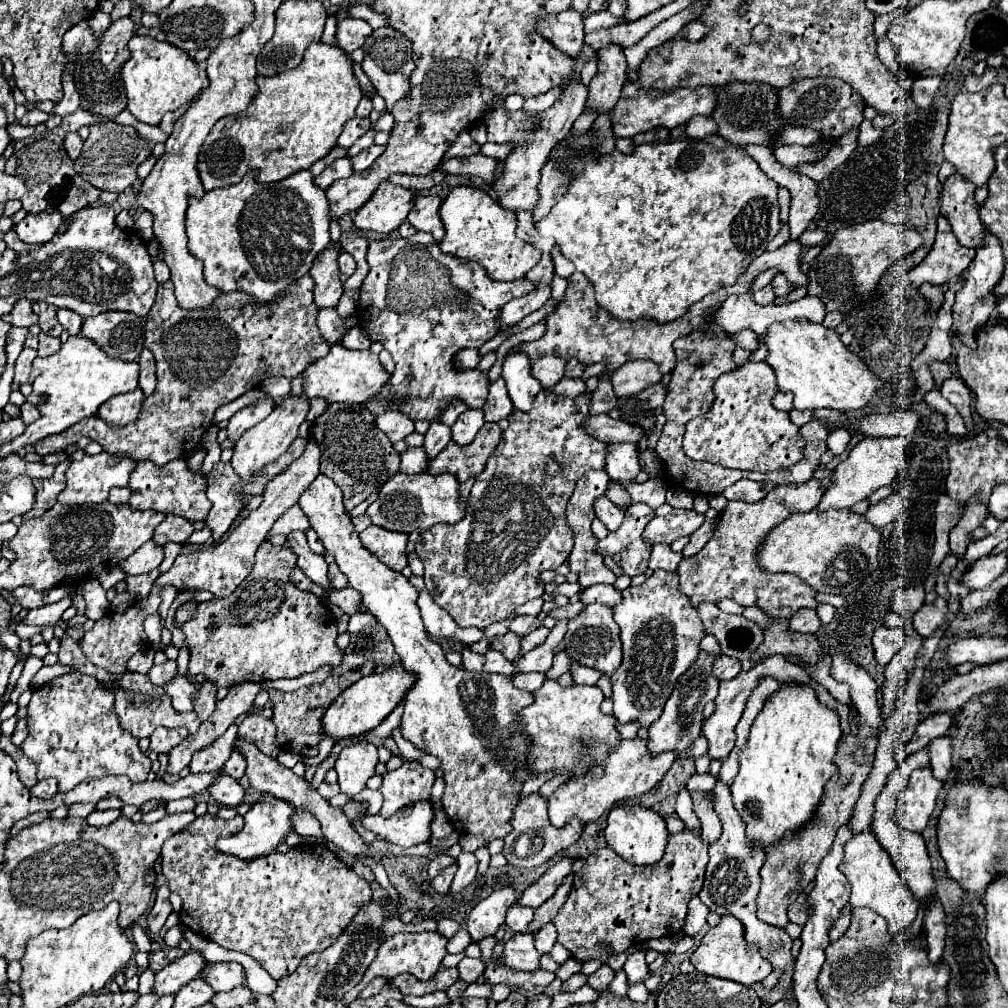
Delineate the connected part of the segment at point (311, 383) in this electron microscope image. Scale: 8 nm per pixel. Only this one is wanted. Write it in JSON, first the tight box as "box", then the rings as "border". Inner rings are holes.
{"box":[303,344,389,404],"border":[[[333,344],[325,358],[311,362],[303,372],[303,392],[309,398],[327,398],[329,402],[349,402],[359,404],[373,396],[377,396],[381,384],[389,378],[389,374],[381,368],[377,354],[369,350],[347,350],[341,344]]]}

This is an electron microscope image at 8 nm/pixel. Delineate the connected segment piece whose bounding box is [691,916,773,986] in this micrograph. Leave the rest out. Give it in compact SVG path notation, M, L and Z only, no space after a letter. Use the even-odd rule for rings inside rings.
M723 916L721 922L703 936L699 948L691 954L691 964L701 974L735 980L745 986L765 980L773 970L773 966L757 950L747 950L747 944L743 938L743 926L733 916Z

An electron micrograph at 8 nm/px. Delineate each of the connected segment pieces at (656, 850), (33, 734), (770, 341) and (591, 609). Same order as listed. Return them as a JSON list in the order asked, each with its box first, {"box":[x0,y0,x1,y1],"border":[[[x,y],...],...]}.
[{"box":[605,806,669,866],"border":[[[617,806],[607,816],[605,840],[609,848],[613,848],[623,860],[635,866],[651,866],[663,858],[663,850],[669,840],[669,832],[667,832],[665,820],[657,816],[657,812],[649,808],[641,808],[641,806]]]},{"box":[21,672,151,792],"border":[[[79,672],[57,676],[33,692],[27,712],[29,736],[21,750],[37,764],[37,780],[55,778],[59,792],[69,792],[85,778],[127,776],[131,782],[147,780],[151,760],[139,750],[137,738],[117,726],[113,692],[95,678]]]},{"box":[763,318,885,412],"border":[[[805,318],[787,320],[769,328],[763,342],[769,348],[765,362],[773,366],[779,390],[795,394],[795,408],[835,408],[845,412],[861,410],[879,398],[885,386],[885,382],[873,374],[859,356],[841,344],[835,330],[827,330],[825,326],[807,322]]]},{"box":[565,606,621,674],"border":[[[587,606],[581,614],[577,614],[575,618],[569,620],[569,630],[565,634],[565,652],[571,656],[571,660],[595,668],[603,674],[615,672],[615,668],[619,668],[621,664],[621,640],[619,640],[619,628],[613,620],[613,608],[609,606]]]}]

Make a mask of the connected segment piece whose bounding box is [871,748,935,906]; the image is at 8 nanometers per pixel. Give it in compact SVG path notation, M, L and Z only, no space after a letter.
M923 748L923 750L915 752L915 754L911 754L903 764L899 764L887 776L887 784L885 784L883 792L875 800L875 812L873 812L873 820L871 820L871 832L877 836L877 840L883 844L883 848L891 854L901 878L911 888L913 896L917 896L917 902L921 906L927 902L927 898L931 898L935 894L935 880L933 880L933 872L931 872L931 860L927 856L923 836L909 836L909 832L905 832L905 828L901 828L901 824L897 824L897 820L895 820L895 804L897 804L897 796L901 796L901 792L907 788L911 772L915 768L927 768L927 766L929 766L929 748Z

